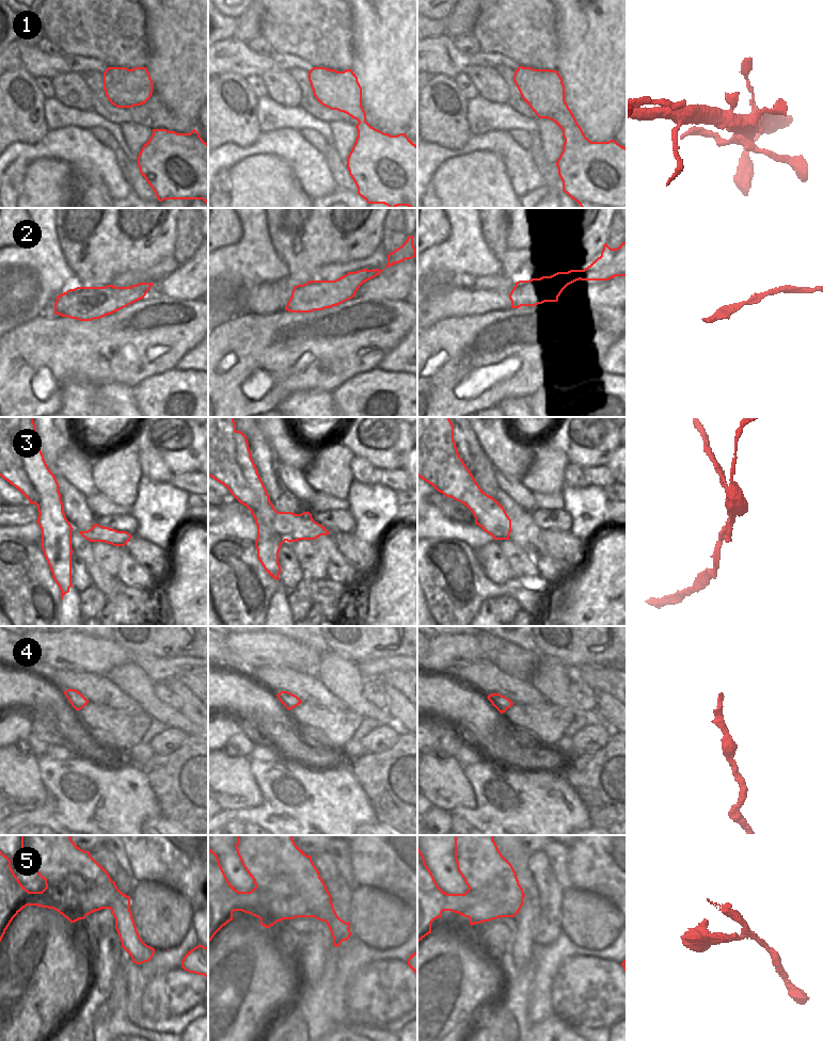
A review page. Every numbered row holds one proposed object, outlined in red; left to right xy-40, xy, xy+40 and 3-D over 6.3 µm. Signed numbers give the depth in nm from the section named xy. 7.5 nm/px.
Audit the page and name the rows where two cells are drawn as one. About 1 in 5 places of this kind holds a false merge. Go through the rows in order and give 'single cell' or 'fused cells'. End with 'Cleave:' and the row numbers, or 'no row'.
1: single cell
2: single cell
3: fused cells
4: single cell
5: single cell
Cleave: 3

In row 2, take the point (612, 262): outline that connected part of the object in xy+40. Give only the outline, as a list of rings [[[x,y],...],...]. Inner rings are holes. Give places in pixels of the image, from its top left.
[[[627,241],[617,249],[611,249],[605,242],[601,256],[584,270],[517,282],[509,294],[511,308],[557,302],[563,290],[576,281],[608,281],[615,276],[627,276]]]

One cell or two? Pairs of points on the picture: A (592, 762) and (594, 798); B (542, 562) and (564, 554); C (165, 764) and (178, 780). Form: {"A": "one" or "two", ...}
{"A": "one", "B": "two", "C": "one"}

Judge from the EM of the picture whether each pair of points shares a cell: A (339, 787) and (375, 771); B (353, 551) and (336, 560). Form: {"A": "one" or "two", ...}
{"A": "two", "B": "two"}

